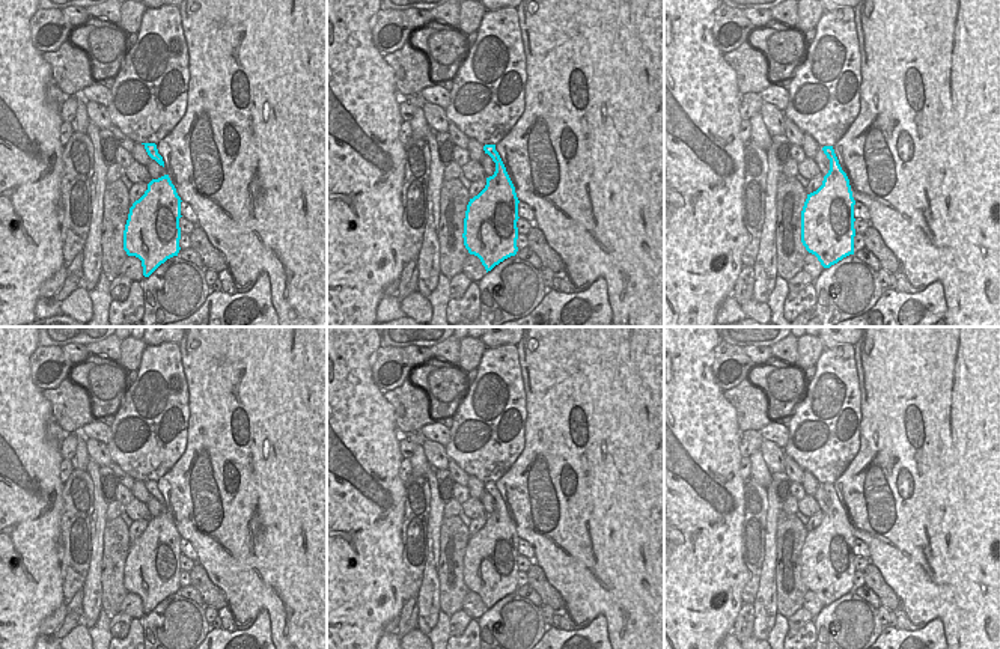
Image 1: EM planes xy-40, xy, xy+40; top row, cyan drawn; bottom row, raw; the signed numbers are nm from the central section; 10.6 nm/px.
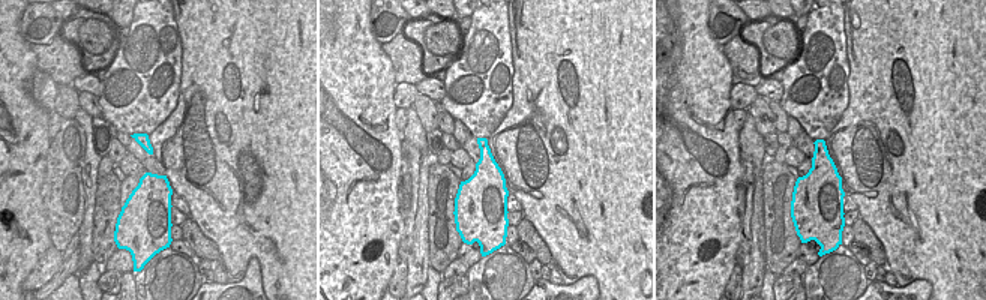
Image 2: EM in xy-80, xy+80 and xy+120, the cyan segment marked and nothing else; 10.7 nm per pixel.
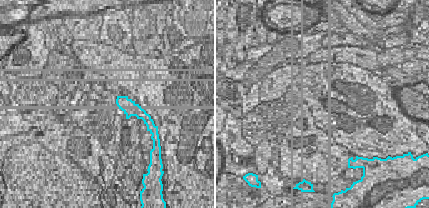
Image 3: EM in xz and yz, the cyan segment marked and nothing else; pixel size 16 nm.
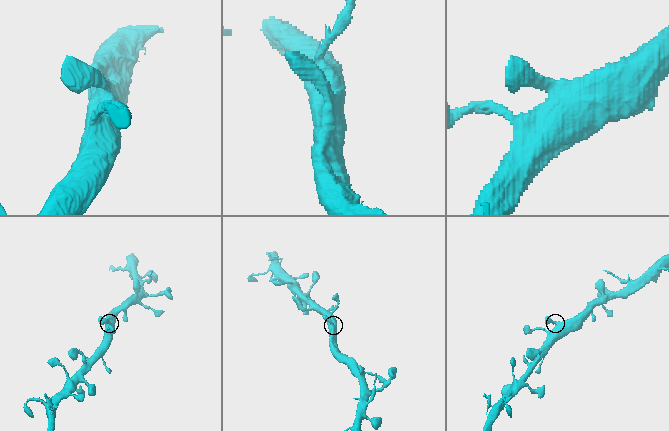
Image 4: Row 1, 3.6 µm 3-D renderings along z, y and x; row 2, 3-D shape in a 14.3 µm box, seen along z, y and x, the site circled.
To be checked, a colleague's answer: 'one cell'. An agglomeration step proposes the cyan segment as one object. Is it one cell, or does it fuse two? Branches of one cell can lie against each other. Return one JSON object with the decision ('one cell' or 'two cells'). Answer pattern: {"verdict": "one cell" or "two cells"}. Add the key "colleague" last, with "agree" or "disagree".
{"verdict": "one cell", "colleague": "agree"}

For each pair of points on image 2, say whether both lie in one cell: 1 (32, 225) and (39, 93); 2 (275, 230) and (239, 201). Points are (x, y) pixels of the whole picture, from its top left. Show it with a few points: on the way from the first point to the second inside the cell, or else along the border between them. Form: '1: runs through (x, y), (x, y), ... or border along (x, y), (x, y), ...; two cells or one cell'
1: border along (36, 69), (32, 78), (30, 95), (50, 113); two cells
2: runs through (266, 221), (248, 204); one cell

